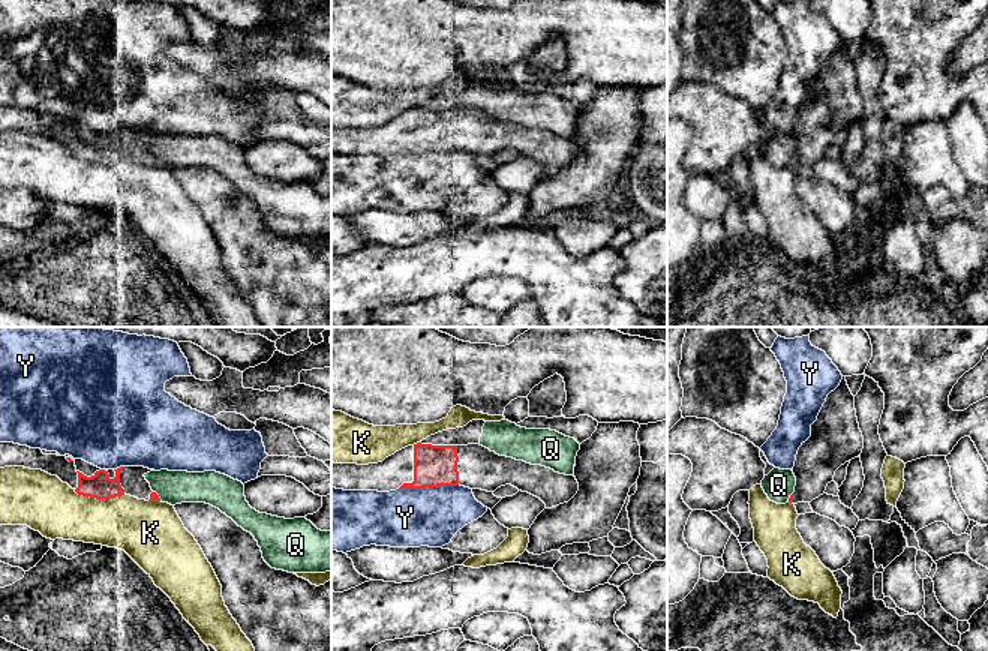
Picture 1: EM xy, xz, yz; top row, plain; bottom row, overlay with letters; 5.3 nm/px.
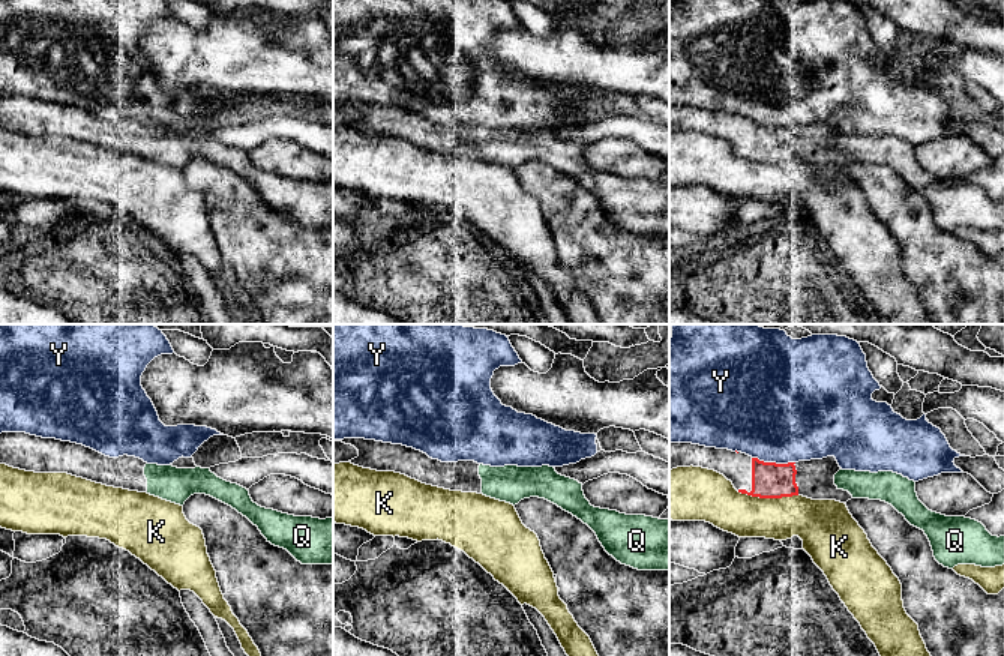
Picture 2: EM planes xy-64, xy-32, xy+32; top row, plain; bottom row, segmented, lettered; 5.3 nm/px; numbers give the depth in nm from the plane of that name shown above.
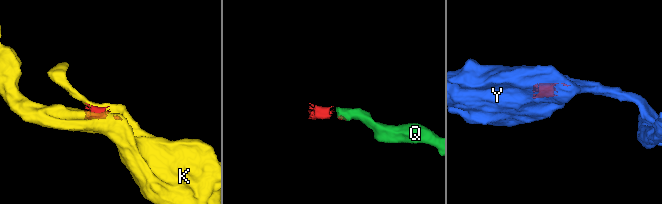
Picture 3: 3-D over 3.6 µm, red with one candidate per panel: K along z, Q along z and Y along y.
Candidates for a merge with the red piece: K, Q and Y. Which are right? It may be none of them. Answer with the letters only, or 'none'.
none

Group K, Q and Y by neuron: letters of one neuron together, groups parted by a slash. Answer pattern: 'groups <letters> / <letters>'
groups K / Q / Y

